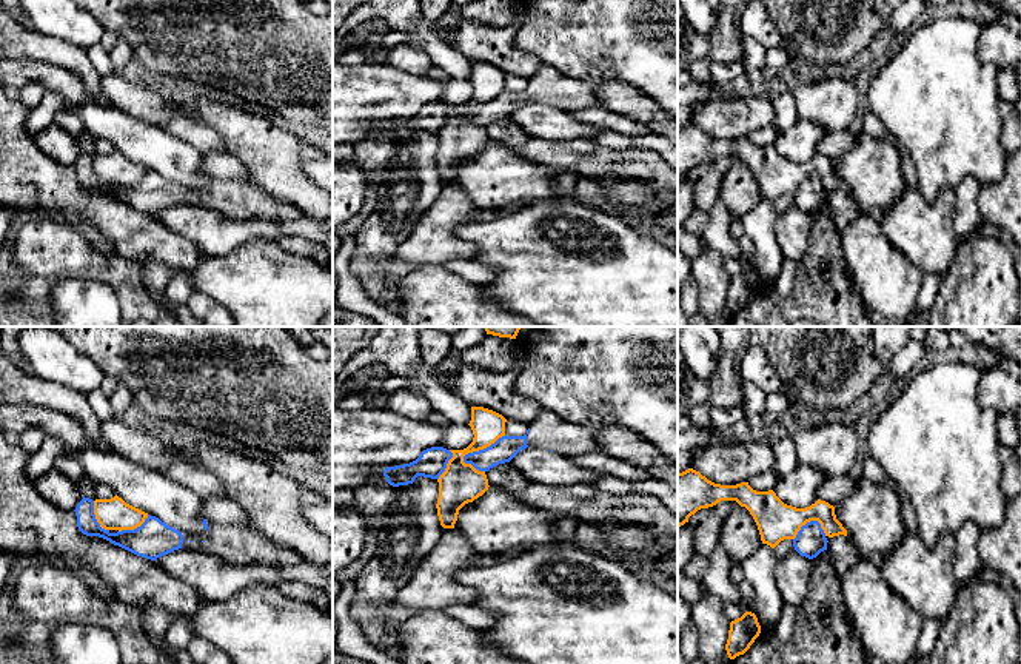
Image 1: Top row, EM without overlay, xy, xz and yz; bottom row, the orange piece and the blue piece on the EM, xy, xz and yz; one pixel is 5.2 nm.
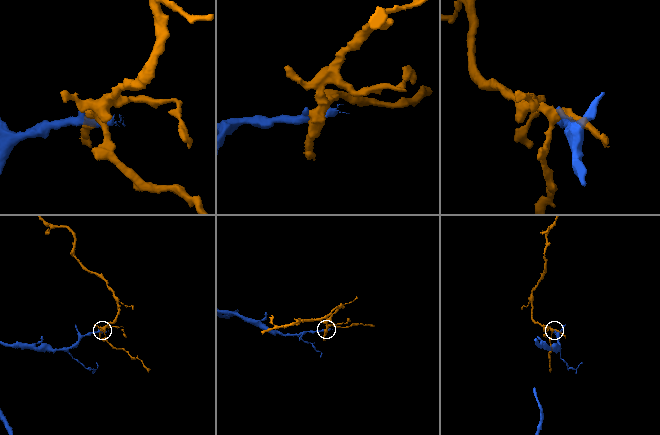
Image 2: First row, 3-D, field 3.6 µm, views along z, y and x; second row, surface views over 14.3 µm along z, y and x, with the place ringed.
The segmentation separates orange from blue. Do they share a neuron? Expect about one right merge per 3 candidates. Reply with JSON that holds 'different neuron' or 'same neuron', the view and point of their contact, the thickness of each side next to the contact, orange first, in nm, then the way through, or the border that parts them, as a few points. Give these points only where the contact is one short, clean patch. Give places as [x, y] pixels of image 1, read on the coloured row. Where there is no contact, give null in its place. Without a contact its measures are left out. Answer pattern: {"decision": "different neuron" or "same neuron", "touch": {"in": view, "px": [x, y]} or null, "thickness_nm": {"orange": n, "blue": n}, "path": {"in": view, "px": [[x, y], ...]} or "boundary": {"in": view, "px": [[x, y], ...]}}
{"decision": "different neuron", "touch": {"in": "xz", "px": [482, 449]}, "thickness_nm": {"orange": 220, "blue": 120}, "boundary": {"in": "xz", "px": [[505, 435], [482, 449], [468, 452], [462, 461]]}}

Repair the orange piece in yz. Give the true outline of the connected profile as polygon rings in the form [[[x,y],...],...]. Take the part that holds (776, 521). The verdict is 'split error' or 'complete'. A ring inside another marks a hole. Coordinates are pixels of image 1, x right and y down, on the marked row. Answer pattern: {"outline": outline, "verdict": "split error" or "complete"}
{"outline": [[[693,468],[678,473],[678,528],[698,510],[721,501],[736,501],[745,507],[758,525],[762,544],[772,548],[784,539],[795,539],[810,521],[818,521],[829,538],[847,536],[847,530],[836,519],[835,507],[825,501],[818,499],[810,507],[796,508],[784,504],[773,490],[756,491],[748,482],[721,485]]], "verdict": "complete"}

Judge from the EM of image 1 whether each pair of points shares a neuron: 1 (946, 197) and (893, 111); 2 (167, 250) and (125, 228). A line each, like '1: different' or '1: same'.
1: different
2: same

